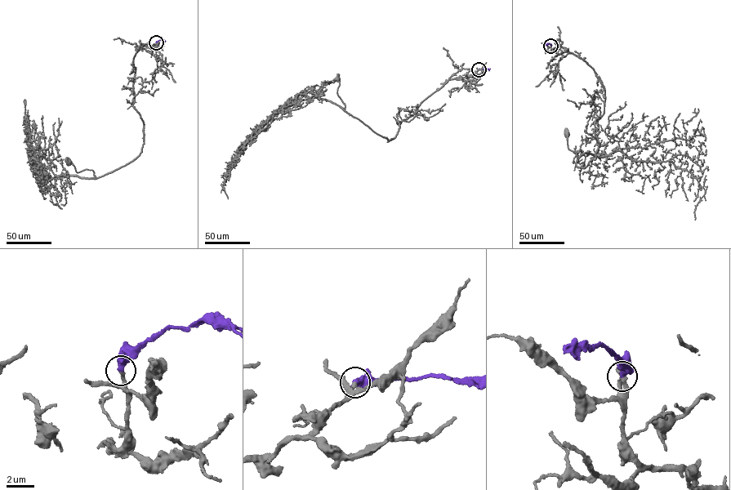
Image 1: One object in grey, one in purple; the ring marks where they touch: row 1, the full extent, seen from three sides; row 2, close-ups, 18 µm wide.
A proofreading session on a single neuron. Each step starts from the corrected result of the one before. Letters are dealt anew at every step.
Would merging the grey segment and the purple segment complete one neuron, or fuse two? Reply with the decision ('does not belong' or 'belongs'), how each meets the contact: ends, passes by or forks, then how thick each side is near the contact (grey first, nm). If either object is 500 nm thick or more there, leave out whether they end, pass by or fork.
belongs; 320 nm thick on the grey side, 550 nm on the other

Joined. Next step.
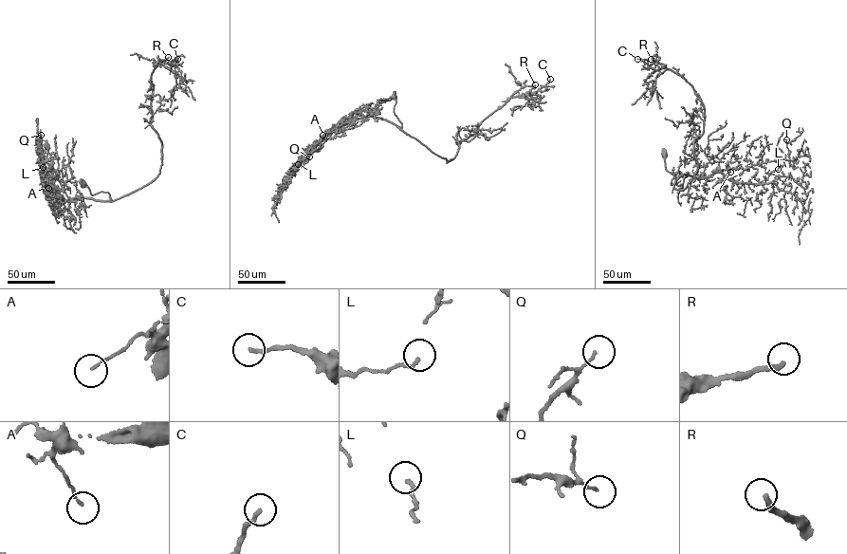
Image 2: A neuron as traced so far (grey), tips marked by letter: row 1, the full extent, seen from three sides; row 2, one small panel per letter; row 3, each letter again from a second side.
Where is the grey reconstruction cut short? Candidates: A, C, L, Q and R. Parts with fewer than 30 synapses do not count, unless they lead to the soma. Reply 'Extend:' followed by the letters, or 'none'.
Extend: none

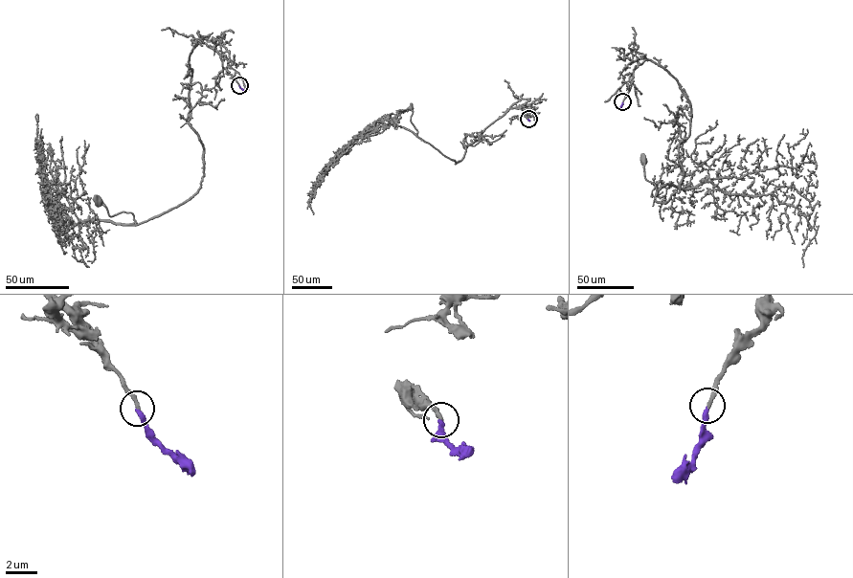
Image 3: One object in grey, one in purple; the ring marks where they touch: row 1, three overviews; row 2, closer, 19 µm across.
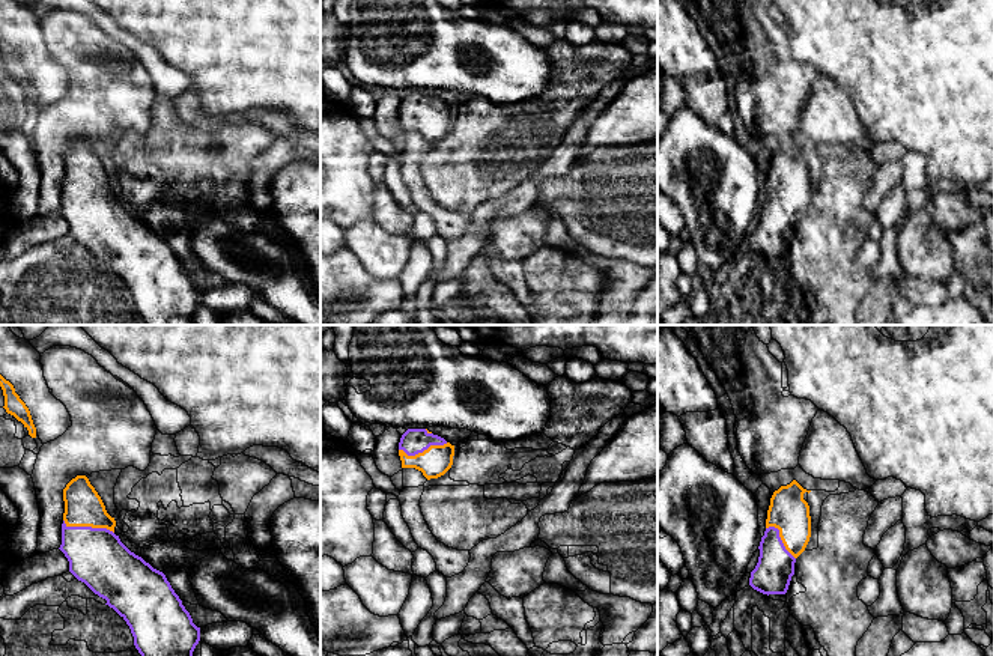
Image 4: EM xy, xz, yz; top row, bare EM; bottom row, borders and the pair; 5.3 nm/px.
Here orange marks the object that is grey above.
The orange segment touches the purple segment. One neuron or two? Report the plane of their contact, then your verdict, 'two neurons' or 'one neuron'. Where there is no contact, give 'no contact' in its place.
xy | one neuron

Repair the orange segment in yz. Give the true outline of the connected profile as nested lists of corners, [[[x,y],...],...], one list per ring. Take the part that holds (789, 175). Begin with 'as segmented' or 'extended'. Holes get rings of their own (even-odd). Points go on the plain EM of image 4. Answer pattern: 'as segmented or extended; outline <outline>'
extended; outline [[[793,143],[787,149],[781,149],[778,153],[773,155],[770,161],[770,169],[767,173],[766,182],[766,194],[760,205],[760,220],[755,232],[751,235],[749,248],[763,256],[763,257],[785,257],[794,238],[794,226],[796,221],[805,214],[809,200],[811,200],[811,179],[809,179],[809,169],[803,162],[803,156],[811,155],[803,152],[796,143]]]

